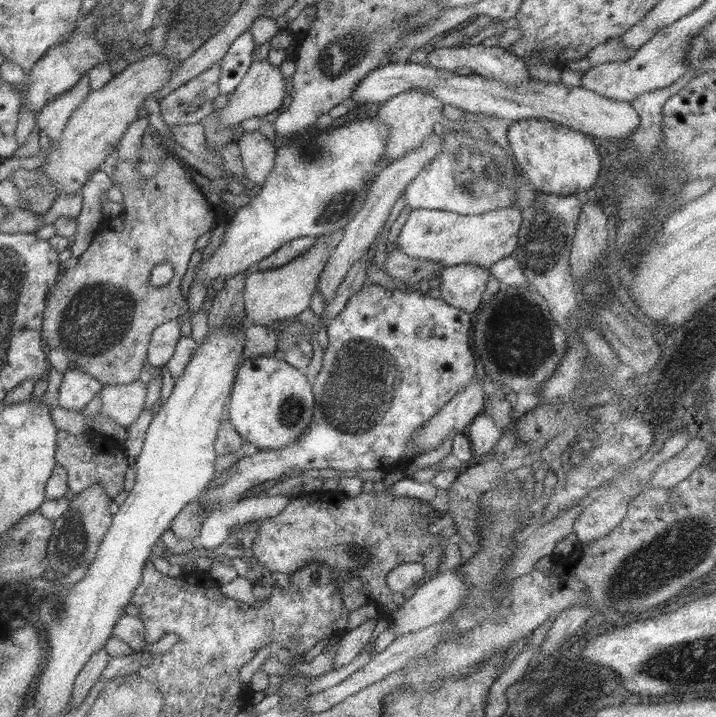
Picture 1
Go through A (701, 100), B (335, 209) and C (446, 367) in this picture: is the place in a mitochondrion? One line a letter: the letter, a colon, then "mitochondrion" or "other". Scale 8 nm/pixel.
A: other
B: mitochondrion
C: other

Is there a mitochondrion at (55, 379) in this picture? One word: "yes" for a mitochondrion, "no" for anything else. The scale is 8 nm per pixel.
no

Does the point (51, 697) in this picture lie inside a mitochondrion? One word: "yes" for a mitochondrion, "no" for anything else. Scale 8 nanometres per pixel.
no

